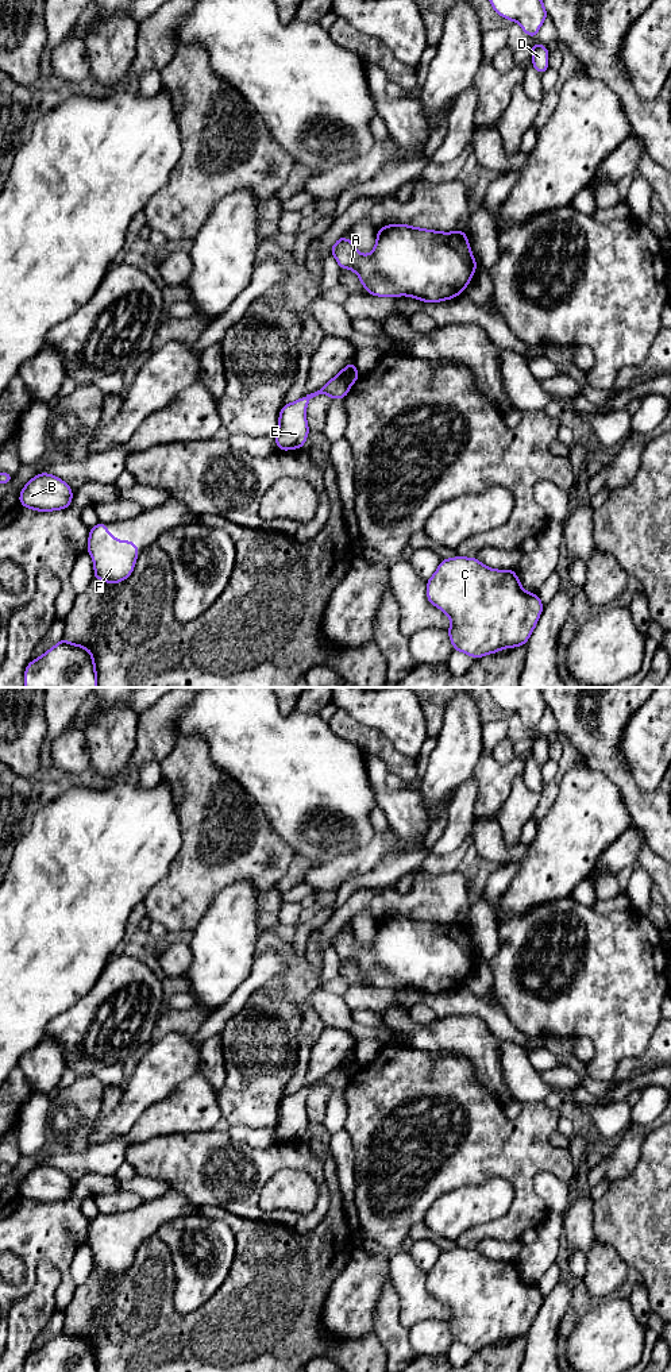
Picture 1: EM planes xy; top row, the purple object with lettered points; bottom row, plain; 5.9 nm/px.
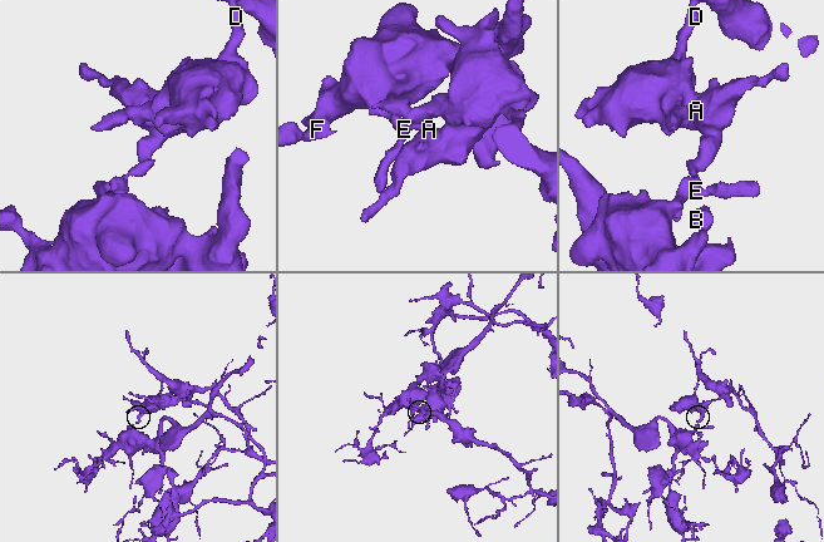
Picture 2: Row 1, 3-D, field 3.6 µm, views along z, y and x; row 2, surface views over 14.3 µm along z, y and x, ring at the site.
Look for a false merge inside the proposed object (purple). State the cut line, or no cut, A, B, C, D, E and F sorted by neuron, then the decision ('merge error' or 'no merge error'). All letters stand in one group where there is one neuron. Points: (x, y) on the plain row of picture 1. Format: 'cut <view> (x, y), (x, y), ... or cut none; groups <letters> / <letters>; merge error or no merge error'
cut xy (355, 1060), (347, 1070), (338, 1066); groups A D / B C E F; merge error

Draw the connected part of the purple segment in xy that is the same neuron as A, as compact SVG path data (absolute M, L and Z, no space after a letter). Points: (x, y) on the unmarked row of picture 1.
M408 916L381 918L375 937L369 947L360 945L354 932L343 926L329 944L338 952L340 961L350 960L358 966L360 975L371 987L392 990L409 987L425 995L446 993L462 986L478 957L463 921L440 924Z

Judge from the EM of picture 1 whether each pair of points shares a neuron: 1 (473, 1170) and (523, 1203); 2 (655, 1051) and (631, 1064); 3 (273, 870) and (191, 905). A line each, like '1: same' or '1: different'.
1: same
2: same
3: same

